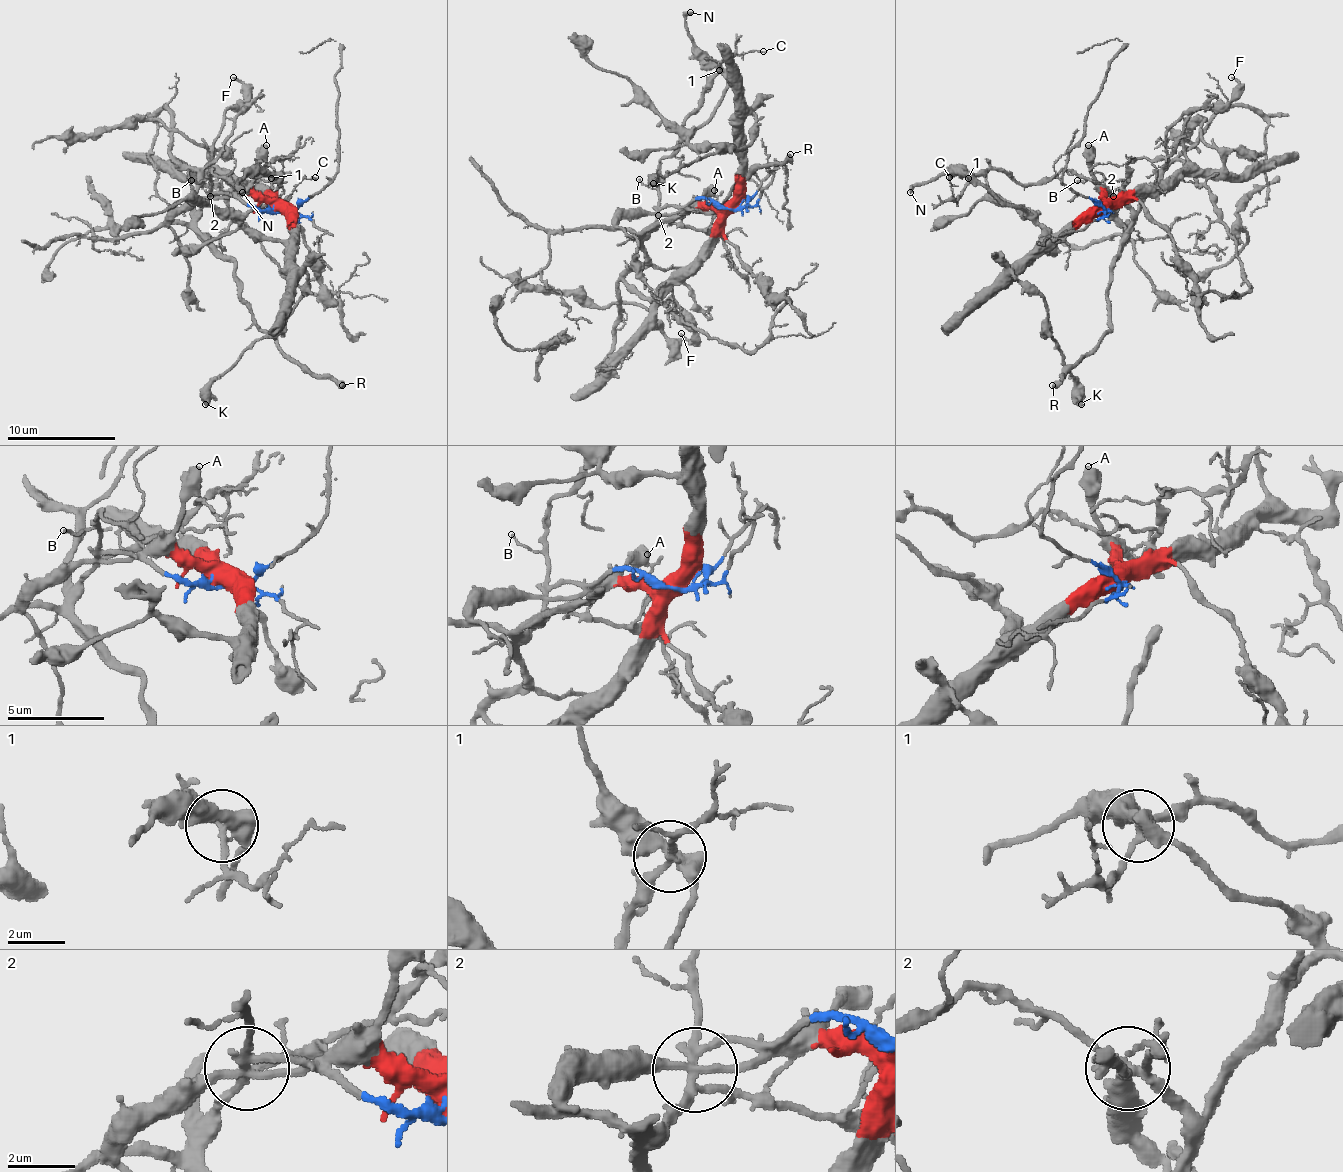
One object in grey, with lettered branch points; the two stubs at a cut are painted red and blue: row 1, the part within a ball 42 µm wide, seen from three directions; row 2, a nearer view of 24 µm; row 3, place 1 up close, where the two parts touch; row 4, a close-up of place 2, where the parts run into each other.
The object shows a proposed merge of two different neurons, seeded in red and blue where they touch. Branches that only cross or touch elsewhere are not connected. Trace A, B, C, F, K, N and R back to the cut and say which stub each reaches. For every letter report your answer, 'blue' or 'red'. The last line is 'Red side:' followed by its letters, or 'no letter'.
A: red
B: blue
C: blue
F: red
K: red
N: red
R: blue
Red side: A, F, K, N

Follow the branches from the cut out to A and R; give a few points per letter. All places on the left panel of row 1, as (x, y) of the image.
A: (281, 212), (254, 188), (256, 158), (267, 144)
R: (281, 212), (218, 193), (197, 212), (197, 228), (235, 264), (237, 299), (262, 329), (310, 375), (343, 385)

